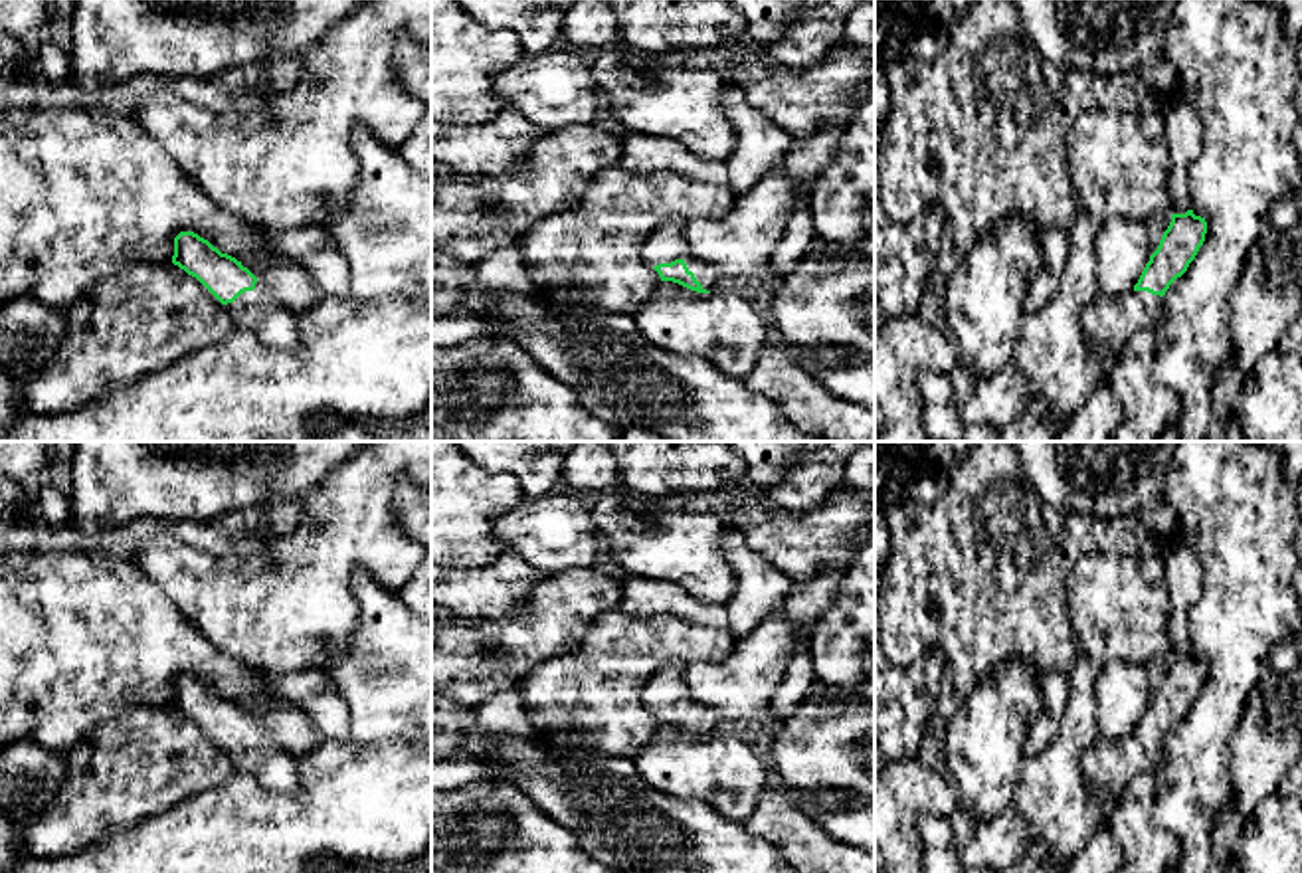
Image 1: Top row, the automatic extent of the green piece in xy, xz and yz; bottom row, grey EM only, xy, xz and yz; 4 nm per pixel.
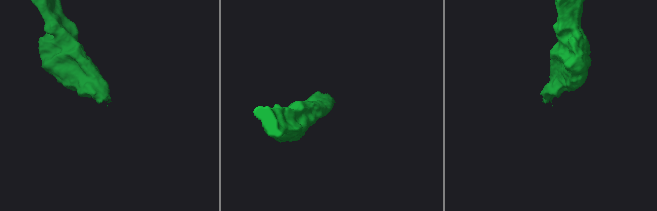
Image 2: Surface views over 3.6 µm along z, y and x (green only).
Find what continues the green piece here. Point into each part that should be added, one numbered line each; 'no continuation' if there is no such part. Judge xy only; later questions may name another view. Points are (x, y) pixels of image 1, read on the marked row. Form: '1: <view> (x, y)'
1: xy (260, 311)

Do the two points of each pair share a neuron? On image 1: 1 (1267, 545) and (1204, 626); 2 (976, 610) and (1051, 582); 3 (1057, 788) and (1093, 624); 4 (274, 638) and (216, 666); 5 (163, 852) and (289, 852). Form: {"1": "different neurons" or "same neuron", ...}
{"1": "same neuron", "2": "same neuron", "3": "same neuron", "4": "different neurons", "5": "same neuron"}

